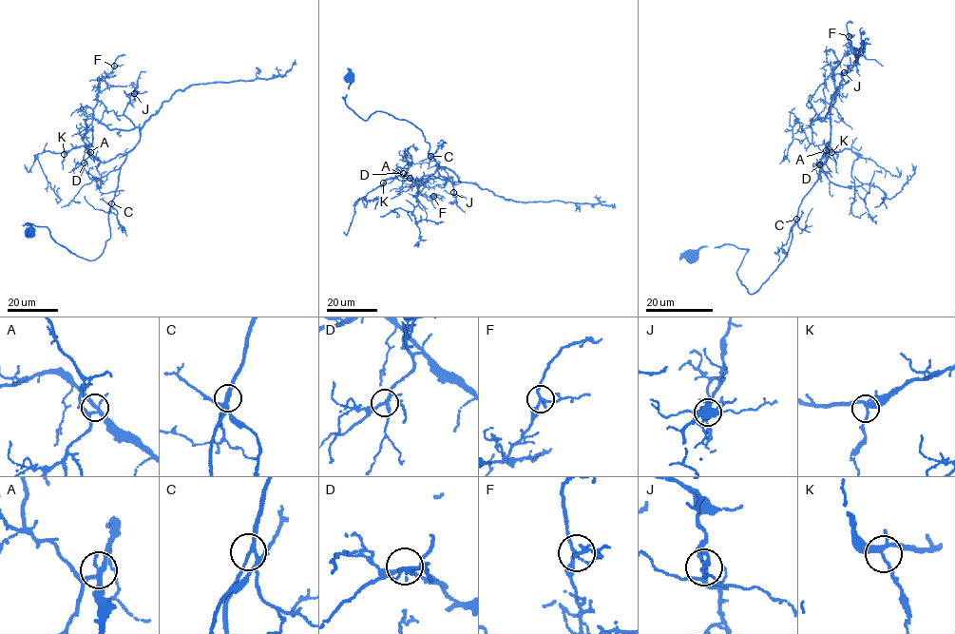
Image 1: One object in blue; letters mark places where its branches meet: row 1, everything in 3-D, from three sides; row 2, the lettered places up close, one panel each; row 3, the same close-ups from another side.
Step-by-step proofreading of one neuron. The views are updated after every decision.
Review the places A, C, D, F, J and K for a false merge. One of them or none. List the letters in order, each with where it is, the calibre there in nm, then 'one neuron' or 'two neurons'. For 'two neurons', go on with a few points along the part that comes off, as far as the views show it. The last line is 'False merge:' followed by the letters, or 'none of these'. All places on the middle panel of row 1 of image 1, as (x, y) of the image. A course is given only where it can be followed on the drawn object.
A: place (410, 178); calibre 240 nm; one neuron
C: place (430, 156); calibre 190 nm; one neuron
D: place (403, 173); calibre 190 nm; one neuron
F: place (433, 196); calibre 190 nm; one neuron
J: place (453, 192); calibre 170 nm; one neuron
K: place (383, 182); calibre 240 nm; one neuron
False merge: none of these

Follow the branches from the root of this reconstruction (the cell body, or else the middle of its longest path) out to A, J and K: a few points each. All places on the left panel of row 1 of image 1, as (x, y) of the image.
A: (29, 232), (26, 223), (46, 226), (76, 255), (100, 256), (126, 155), (102, 163), (90, 152)
J: (29, 232), (26, 223), (46, 226), (76, 255), (100, 256), (121, 164), (140, 139), (124, 114), (134, 93)
K: (29, 232), (26, 223), (46, 226), (90, 260), (110, 237), (126, 155), (64, 154)

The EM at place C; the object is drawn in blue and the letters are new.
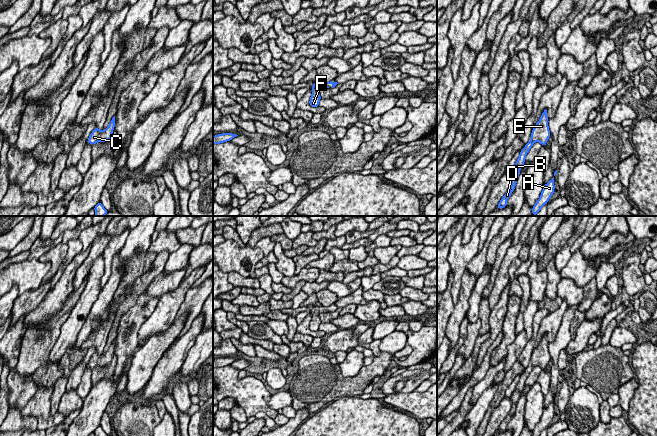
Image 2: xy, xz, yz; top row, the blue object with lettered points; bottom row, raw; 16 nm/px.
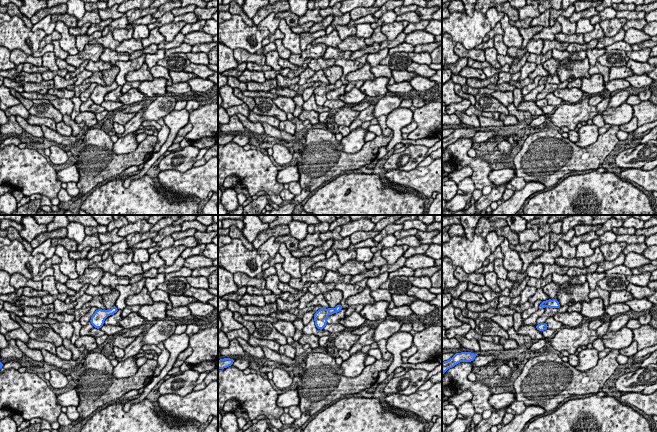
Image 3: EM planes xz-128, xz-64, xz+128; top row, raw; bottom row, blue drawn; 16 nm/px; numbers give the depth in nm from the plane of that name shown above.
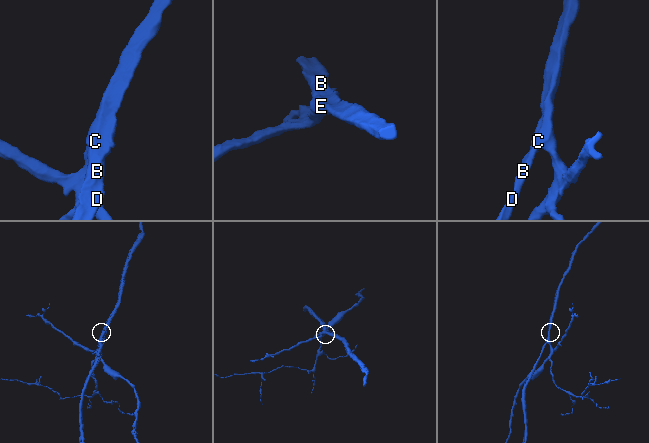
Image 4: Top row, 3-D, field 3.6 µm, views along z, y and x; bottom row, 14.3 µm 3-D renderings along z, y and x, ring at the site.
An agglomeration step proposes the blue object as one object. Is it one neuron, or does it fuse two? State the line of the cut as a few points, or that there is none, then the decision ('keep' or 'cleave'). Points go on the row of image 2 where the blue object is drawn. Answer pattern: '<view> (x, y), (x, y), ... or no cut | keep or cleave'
no cut | keep

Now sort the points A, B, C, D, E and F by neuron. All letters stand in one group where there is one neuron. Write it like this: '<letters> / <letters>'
A B C D E F

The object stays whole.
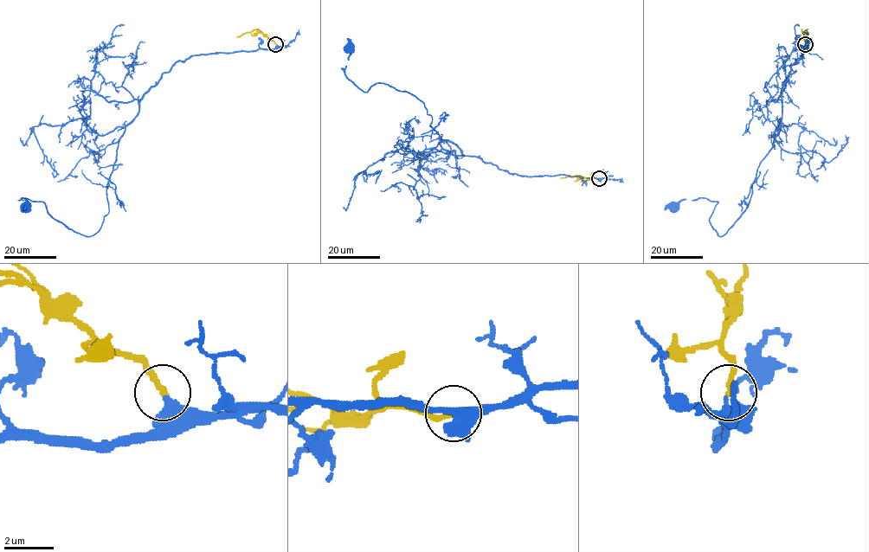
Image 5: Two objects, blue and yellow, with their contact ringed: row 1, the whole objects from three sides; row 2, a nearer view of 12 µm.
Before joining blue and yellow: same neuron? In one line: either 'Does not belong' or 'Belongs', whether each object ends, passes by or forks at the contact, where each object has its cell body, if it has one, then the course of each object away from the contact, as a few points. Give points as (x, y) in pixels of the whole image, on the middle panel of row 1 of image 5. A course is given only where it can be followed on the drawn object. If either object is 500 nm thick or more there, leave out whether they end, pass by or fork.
Belongs. At the ring blue ends. At the ring yellow ends. Soma of blue: (350, 48). Soma of yellow: none. Course of blue: (599, 178), (519, 176), (450, 154), (421, 100), (382, 83), (363, 92), (350, 80), (348, 48). Course of yellow: (599, 178), (579, 175), (560, 178)

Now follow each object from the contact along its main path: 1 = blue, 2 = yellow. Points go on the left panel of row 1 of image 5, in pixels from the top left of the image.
1: (276, 44), (196, 54), (163, 74), (119, 139), (108, 213), (92, 235), (43, 202), (22, 198), (25, 207)
2: (276, 44), (255, 30), (236, 37)

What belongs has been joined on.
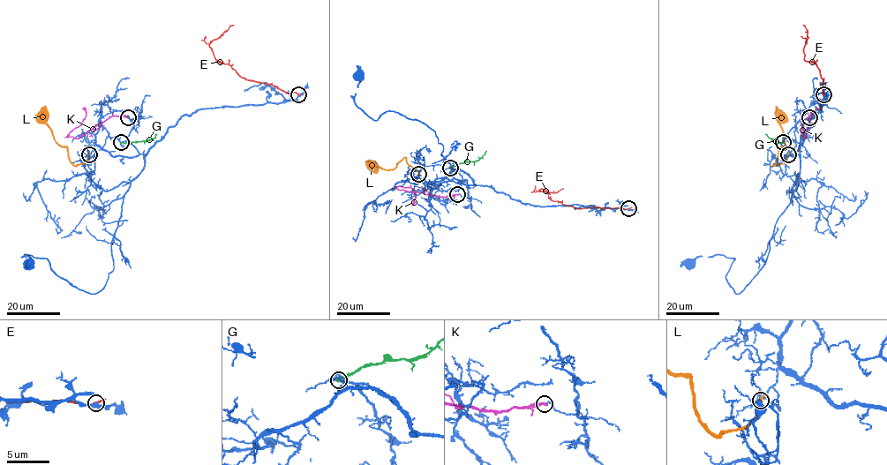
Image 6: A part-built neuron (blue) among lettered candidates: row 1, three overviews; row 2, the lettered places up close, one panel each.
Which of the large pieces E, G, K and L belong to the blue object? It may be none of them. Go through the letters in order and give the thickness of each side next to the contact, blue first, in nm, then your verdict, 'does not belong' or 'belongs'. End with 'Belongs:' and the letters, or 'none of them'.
E: 400 nm thick on the blue side, 280 nm on the other; does not belong
G: 150 nm thick on the blue side, 240 nm on the other; does not belong
K: 130 nm thick on the blue side, 320 nm on the other; does not belong
L: 110 nm thick on the blue side, 320 nm on the other; does not belong
Belongs: none of them

